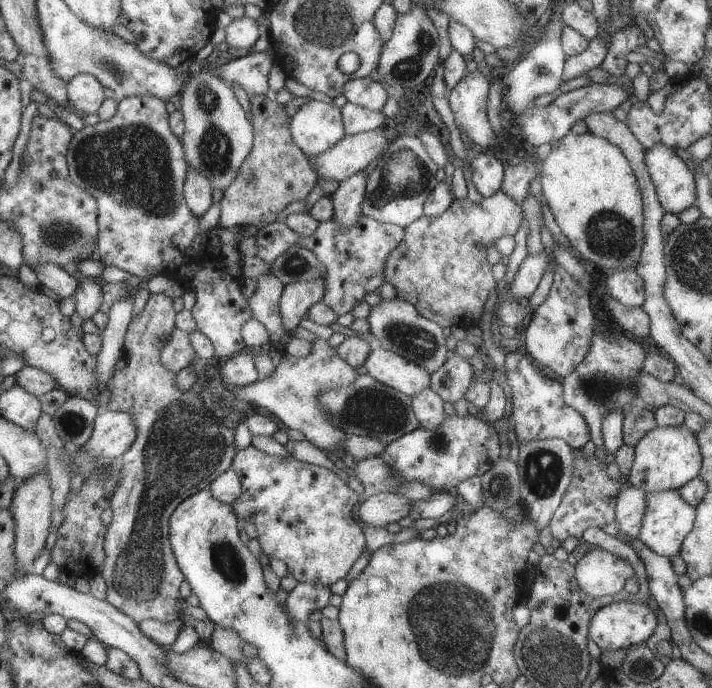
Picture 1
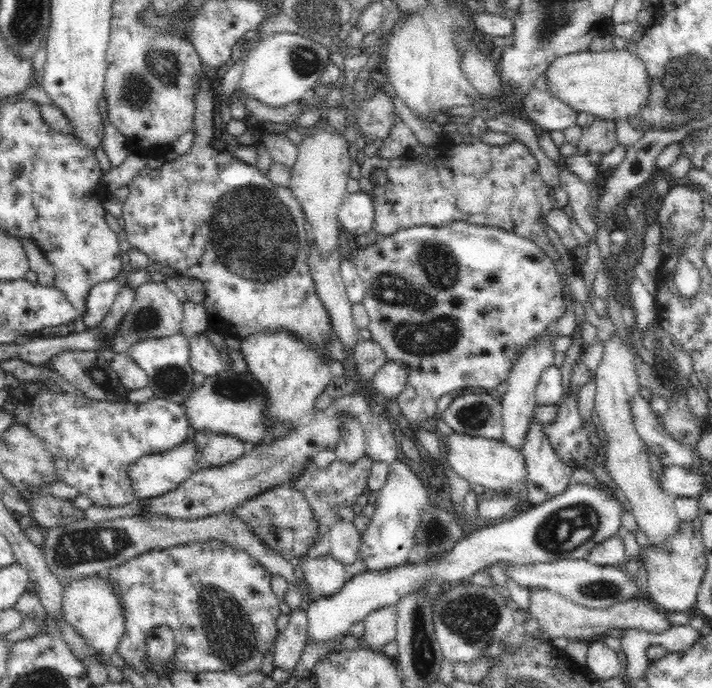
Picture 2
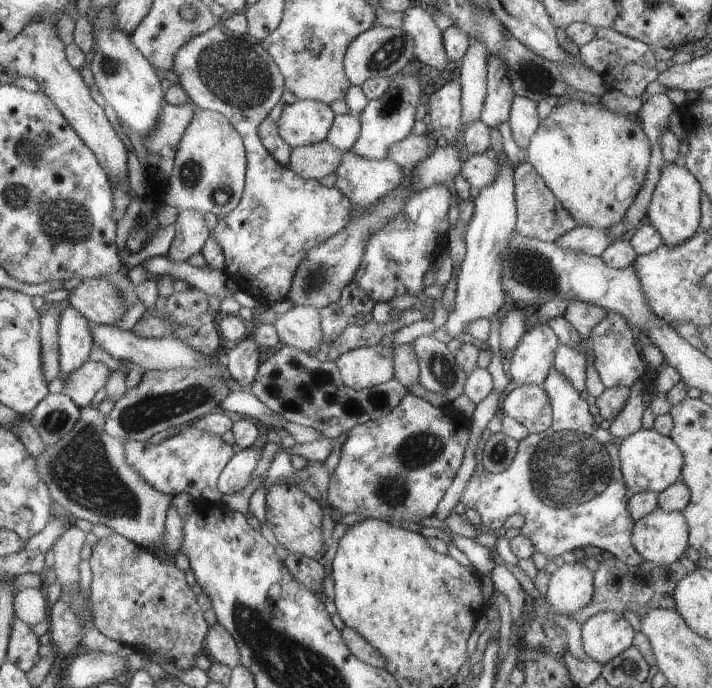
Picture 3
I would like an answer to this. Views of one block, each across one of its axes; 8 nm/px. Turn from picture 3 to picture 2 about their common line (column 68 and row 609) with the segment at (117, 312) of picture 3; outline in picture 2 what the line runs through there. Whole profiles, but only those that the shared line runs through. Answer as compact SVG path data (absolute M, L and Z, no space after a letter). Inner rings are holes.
M296 609L290 612L290 620L282 632L277 633L273 645L273 664L286 671L294 669L307 642L307 612Z

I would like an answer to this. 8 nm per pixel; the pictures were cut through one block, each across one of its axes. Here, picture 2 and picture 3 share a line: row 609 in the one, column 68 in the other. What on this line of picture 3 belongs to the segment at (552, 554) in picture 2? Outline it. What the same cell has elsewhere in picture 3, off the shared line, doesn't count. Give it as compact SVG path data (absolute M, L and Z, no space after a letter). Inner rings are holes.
M74 307L61 310L58 322L59 376L64 380L68 380L70 372L78 370L90 358L94 347L90 324L92 322Z

